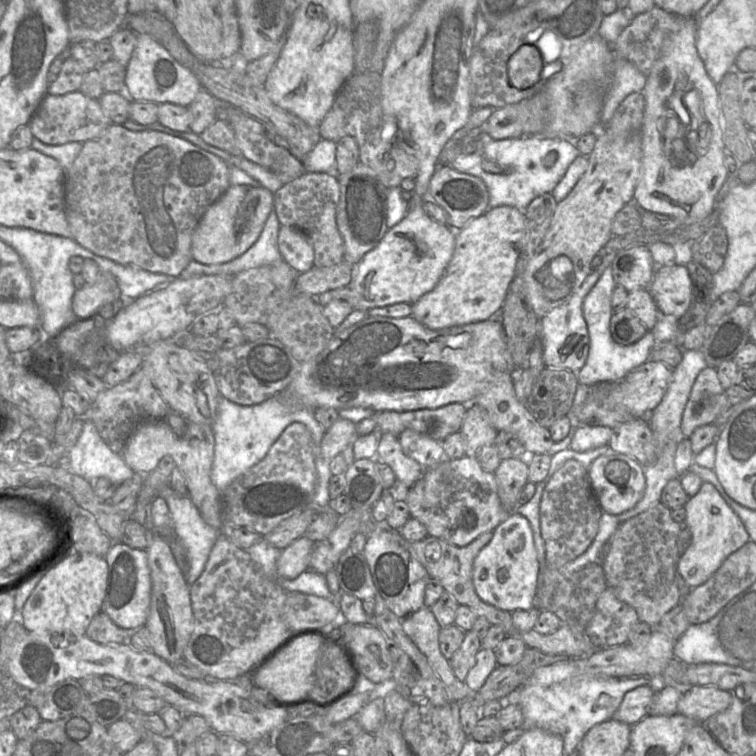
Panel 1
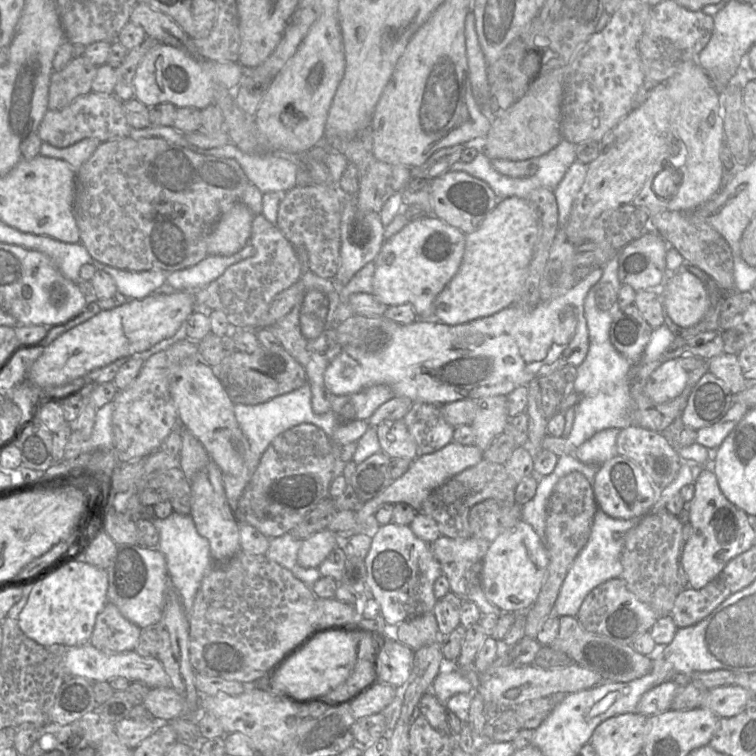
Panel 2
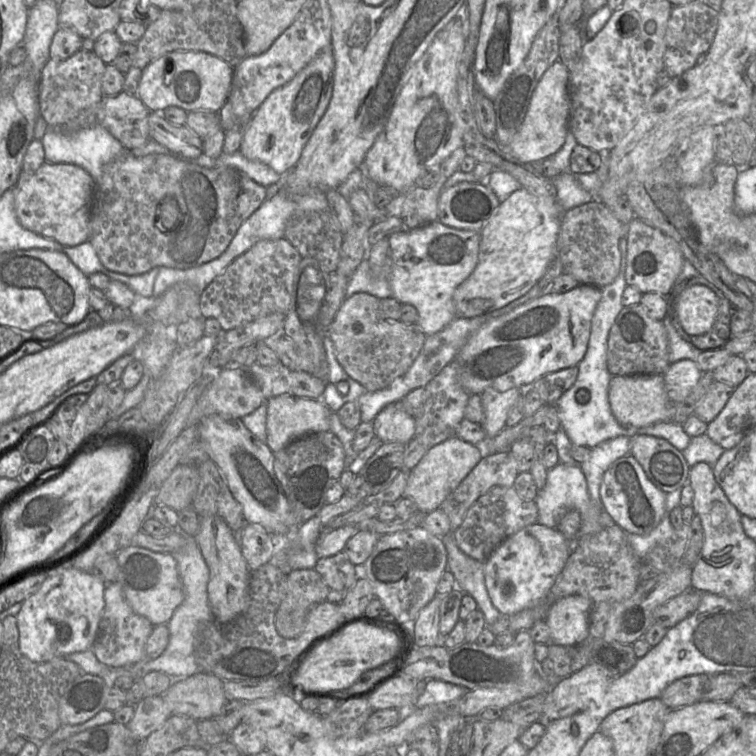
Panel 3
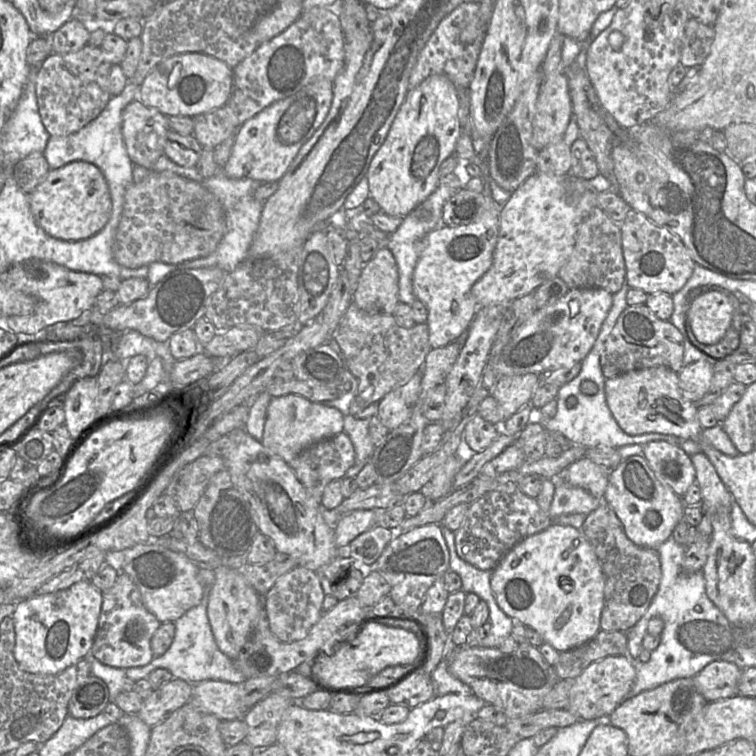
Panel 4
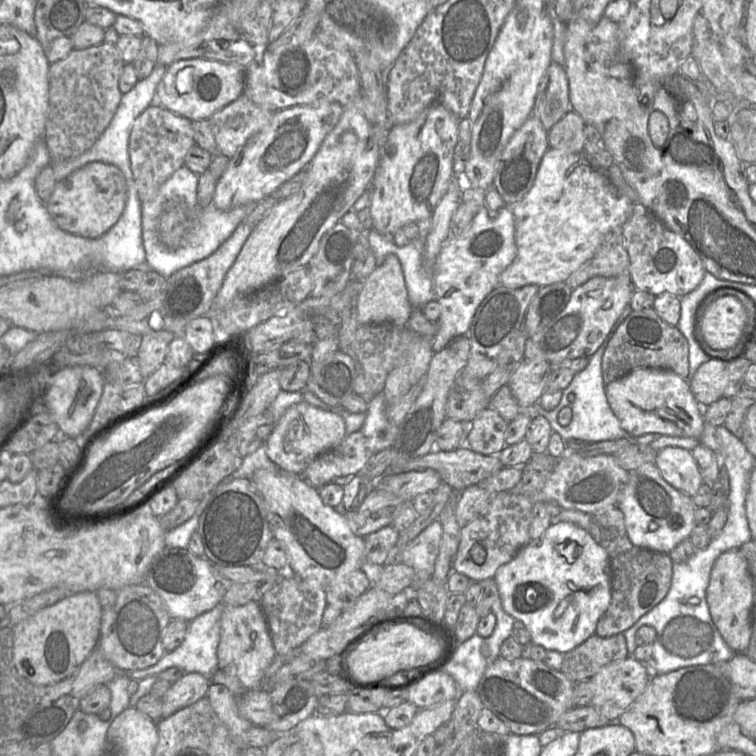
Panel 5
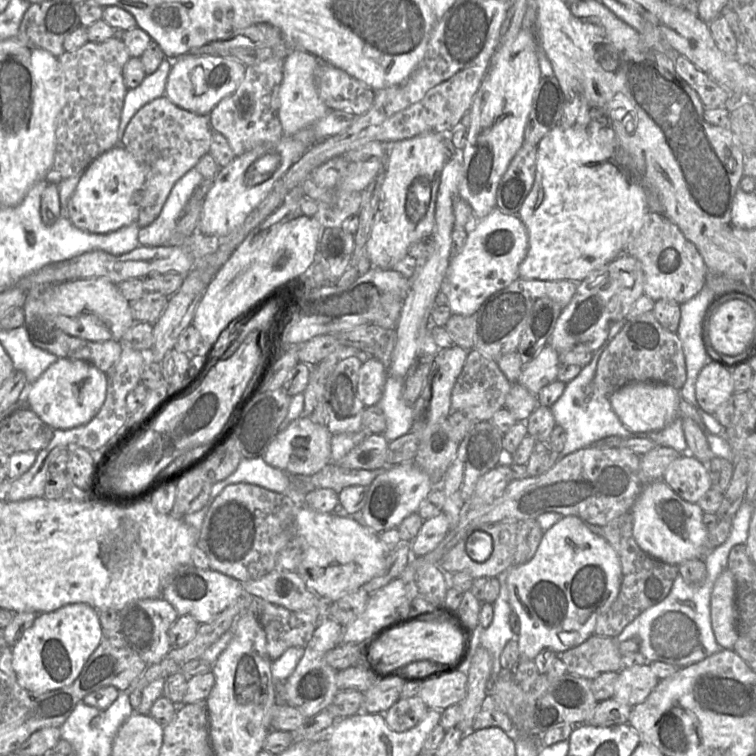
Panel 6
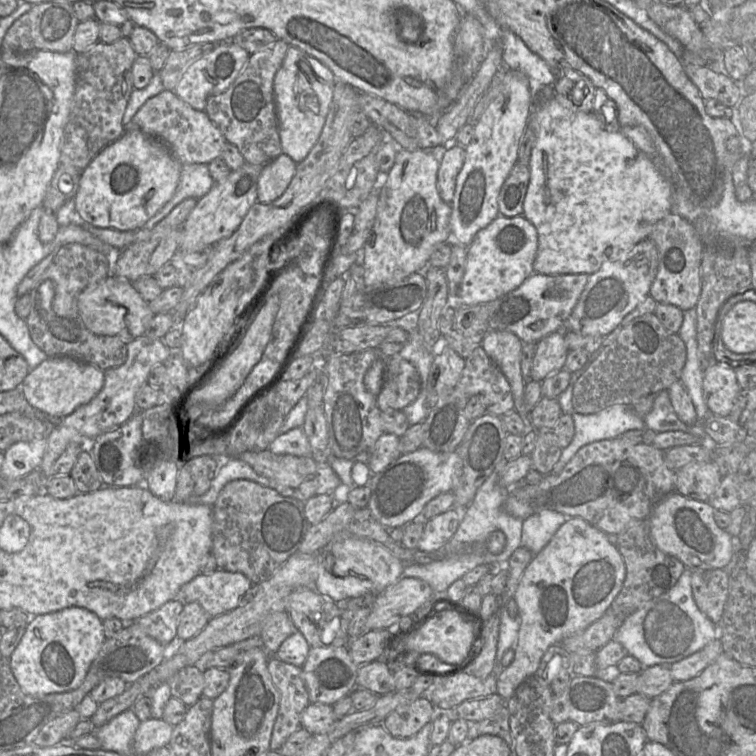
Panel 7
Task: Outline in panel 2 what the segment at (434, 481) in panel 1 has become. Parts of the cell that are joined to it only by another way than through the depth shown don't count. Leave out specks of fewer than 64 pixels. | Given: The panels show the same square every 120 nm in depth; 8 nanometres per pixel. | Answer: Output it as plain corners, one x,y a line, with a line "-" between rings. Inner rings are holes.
482,459
477,465
458,473
436,488
424,501
418,513
433,518
442,536
452,539
470,538
468,516
471,508
487,499
513,505
516,503
514,500
516,485
503,464

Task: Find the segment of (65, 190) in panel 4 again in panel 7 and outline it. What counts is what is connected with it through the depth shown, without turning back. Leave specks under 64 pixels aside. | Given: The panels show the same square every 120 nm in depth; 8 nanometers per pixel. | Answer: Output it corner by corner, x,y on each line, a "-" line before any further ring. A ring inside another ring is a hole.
126,127
122,136
106,146
81,172
74,197
75,209
86,225
119,231
142,228
174,195
183,165
162,140
151,137
135,127

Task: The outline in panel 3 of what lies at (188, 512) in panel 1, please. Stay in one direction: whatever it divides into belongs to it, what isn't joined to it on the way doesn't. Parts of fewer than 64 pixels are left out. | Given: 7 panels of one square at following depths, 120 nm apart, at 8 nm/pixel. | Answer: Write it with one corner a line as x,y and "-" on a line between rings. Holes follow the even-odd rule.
187,537
187,542
185,543
184,547
181,550
179,550
176,554
172,555
175,557
178,564
179,574
184,589
184,600
181,603
181,605
175,610
173,616
167,623
170,632
170,637
168,646
165,649
165,651
154,660
146,659
142,663
137,663
132,666
124,666
133,667
135,677
139,677
140,679
143,674
148,673
150,671
163,672
172,677
173,679
182,679
199,672
200,668
195,658
196,640
201,627
206,623
214,620
208,601
208,583
210,574
209,568
203,558
203,555
195,540
195,537

